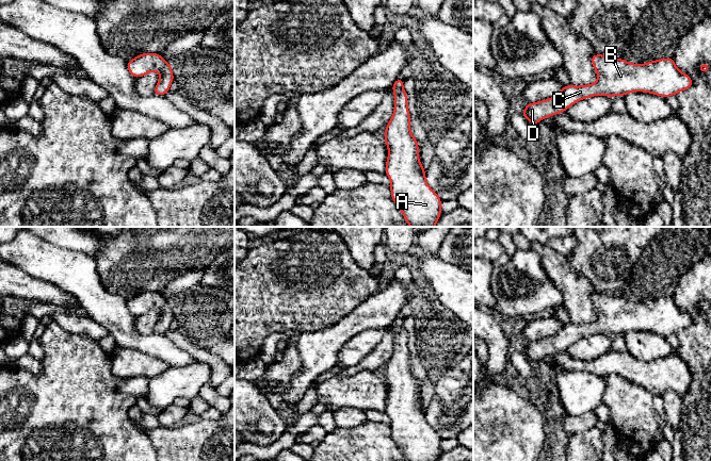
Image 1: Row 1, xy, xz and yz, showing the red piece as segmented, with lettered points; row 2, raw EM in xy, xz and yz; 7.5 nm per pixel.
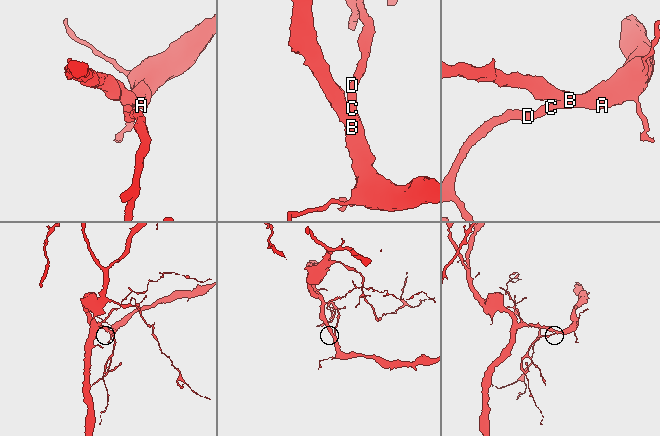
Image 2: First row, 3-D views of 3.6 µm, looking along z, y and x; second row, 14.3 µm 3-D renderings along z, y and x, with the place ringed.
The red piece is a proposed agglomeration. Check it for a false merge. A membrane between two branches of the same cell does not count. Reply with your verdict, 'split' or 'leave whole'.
leave whole

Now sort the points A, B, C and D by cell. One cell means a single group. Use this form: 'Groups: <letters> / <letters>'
Groups: A B C D

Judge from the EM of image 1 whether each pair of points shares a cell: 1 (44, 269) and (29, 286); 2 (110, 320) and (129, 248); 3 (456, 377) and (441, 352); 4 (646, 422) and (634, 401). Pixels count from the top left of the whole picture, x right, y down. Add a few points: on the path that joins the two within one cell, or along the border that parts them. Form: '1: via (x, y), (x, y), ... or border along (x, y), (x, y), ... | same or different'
1: border along (14, 266), (35, 278), (60, 287) | different
2: border along (98, 277), (107, 290), (118, 294), (126, 301) | different
3: border along (462, 359), (434, 382) | different
4: via (641, 416), (634, 410), (634, 407) | same

